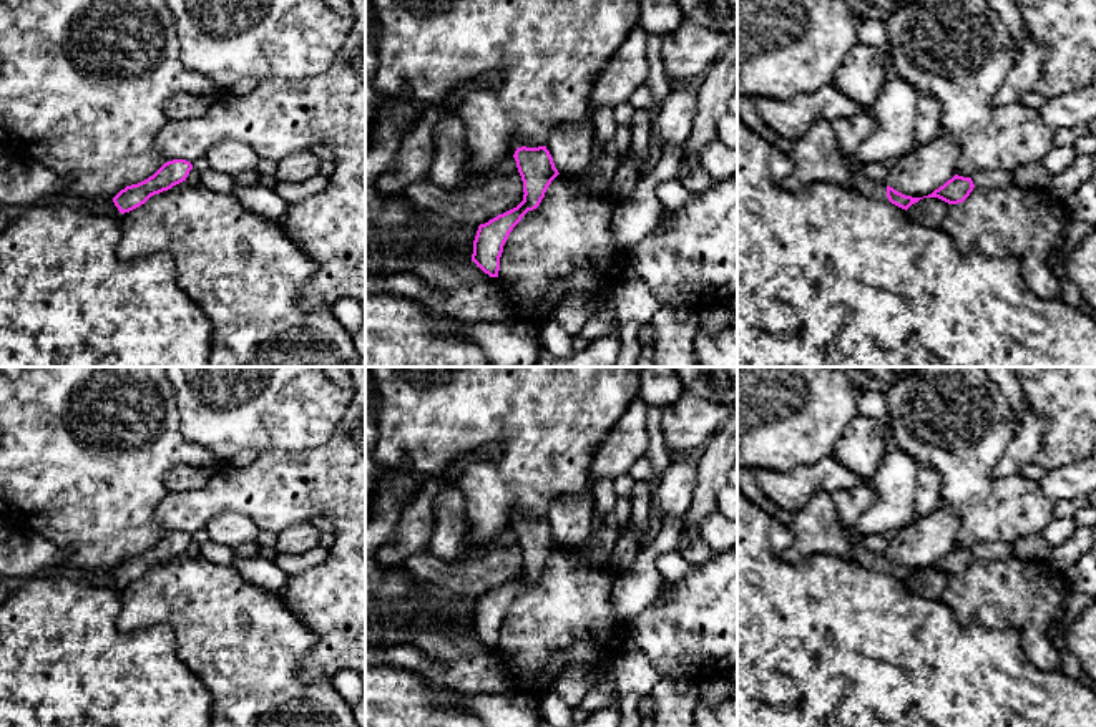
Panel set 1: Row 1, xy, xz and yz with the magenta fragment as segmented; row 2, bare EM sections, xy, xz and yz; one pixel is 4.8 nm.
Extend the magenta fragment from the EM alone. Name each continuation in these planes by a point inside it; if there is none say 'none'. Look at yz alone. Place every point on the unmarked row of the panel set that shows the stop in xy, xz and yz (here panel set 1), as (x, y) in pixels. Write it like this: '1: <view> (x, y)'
1: yz (816, 530)

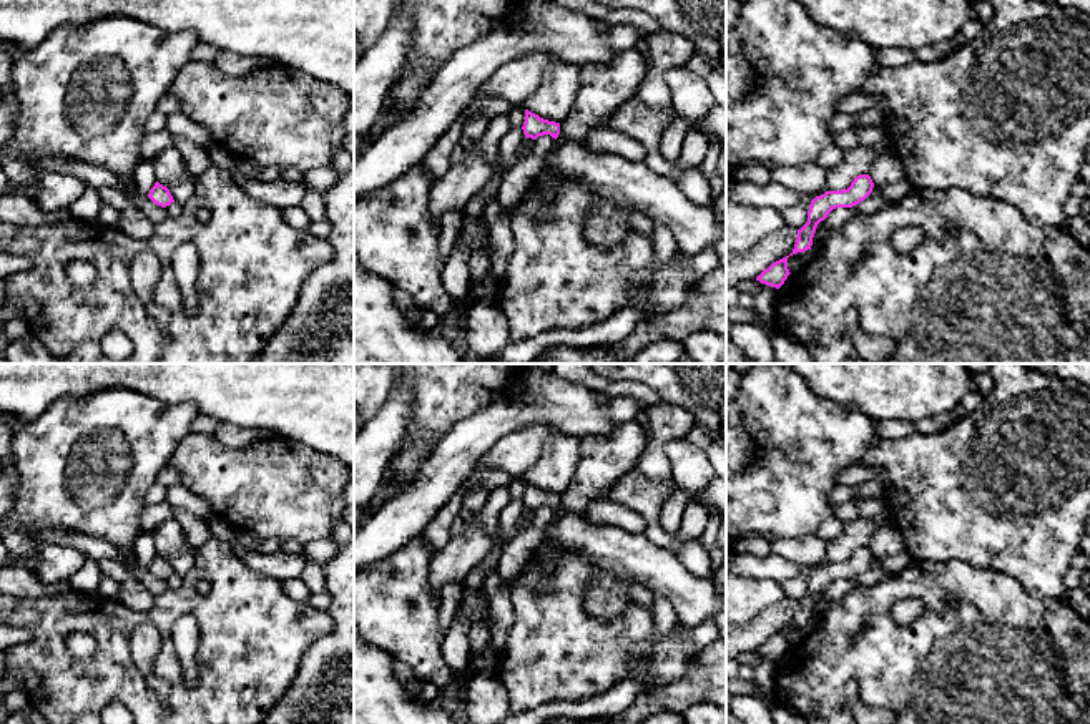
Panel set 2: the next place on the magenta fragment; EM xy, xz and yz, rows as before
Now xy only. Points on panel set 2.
none

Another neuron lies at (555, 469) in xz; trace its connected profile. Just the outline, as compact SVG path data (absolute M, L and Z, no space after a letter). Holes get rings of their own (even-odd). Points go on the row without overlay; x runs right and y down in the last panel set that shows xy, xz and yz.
M555 437L542 450L538 463L522 478L543 492L562 495L570 485L580 457L580 438Z

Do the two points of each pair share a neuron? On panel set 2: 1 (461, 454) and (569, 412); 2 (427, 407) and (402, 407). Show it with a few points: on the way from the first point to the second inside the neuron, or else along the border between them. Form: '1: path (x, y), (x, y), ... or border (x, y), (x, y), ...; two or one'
1: path (487, 427), (514, 412), (542, 412); one
2: border (407, 381), (411, 387), (411, 425), (401, 445); two

